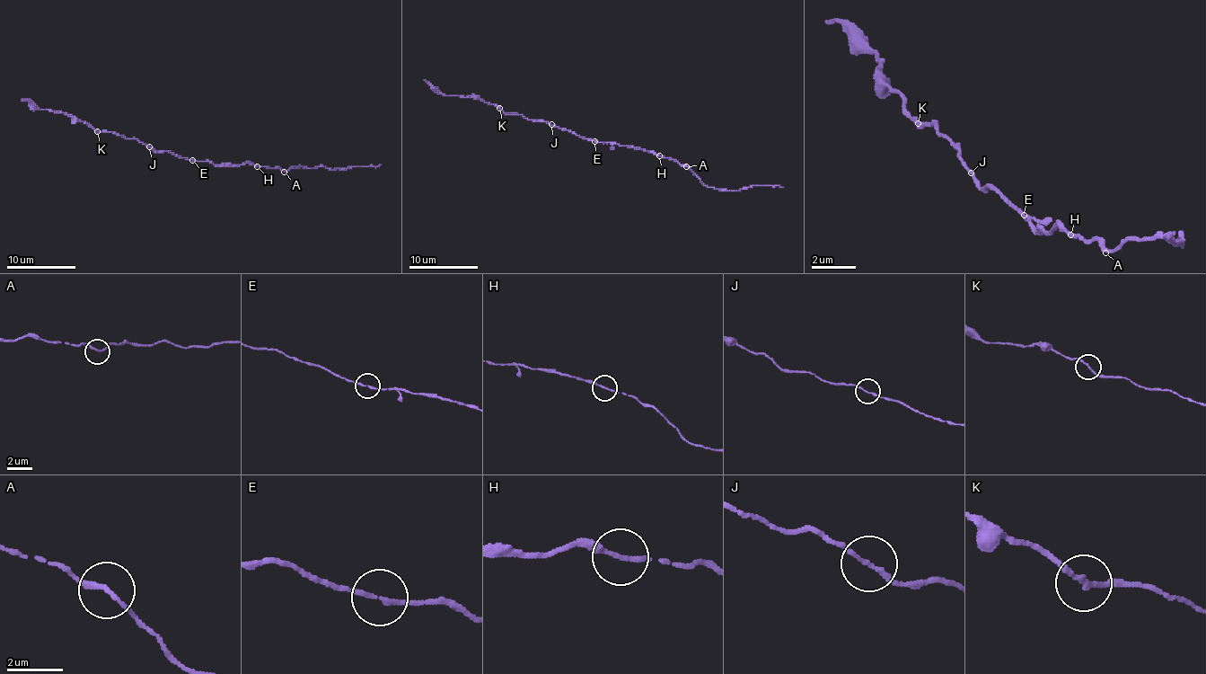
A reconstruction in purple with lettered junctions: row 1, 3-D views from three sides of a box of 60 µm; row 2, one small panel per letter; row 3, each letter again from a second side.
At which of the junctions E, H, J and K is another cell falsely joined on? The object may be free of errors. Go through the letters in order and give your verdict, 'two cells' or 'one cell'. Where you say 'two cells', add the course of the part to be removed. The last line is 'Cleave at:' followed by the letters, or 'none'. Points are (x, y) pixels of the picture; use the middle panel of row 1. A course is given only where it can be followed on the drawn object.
E: one cell
H: one cell
J: one cell
K: one cell
Cleave at: none

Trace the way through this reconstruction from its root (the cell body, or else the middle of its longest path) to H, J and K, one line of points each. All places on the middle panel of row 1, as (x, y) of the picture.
H: (596, 142), (633, 146), (654, 151), (659, 156)
J: (596, 142), (551, 125)
K: (596, 142), (547, 121), (505, 113), (500, 108)

